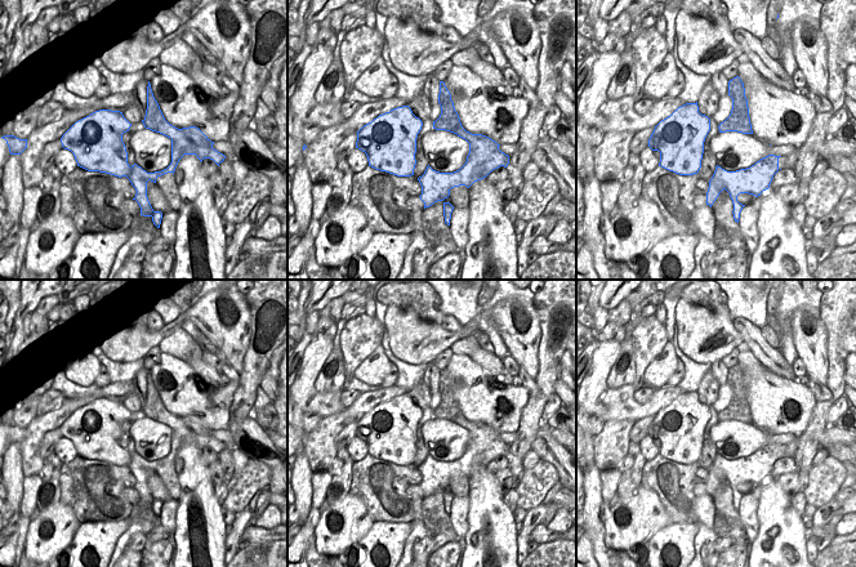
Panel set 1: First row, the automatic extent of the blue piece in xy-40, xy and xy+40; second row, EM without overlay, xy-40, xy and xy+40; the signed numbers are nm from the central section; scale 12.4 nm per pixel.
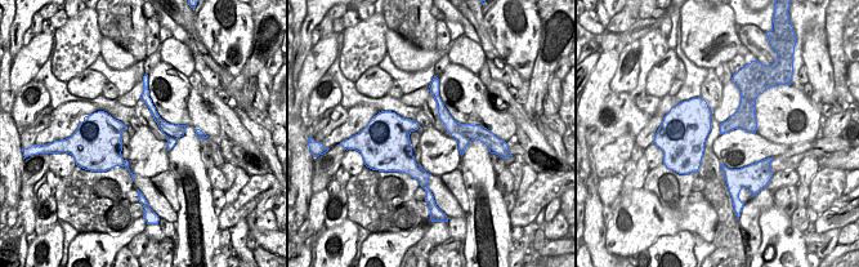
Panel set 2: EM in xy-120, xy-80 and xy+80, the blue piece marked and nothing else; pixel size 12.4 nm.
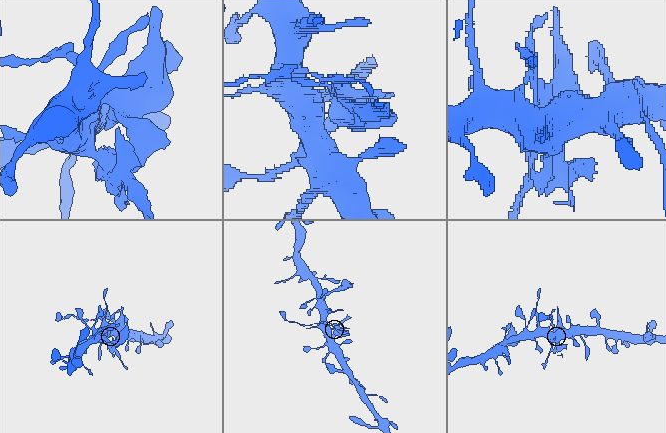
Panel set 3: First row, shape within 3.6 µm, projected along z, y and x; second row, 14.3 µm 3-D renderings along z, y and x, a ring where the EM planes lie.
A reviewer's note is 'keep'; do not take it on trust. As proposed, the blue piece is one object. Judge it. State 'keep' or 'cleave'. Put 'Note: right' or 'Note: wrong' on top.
Note: wrong
cleave

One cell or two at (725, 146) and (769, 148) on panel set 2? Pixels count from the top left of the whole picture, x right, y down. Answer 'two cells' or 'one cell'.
one cell

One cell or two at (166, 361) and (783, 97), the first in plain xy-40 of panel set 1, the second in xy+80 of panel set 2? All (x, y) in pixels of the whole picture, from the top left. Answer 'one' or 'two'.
one

